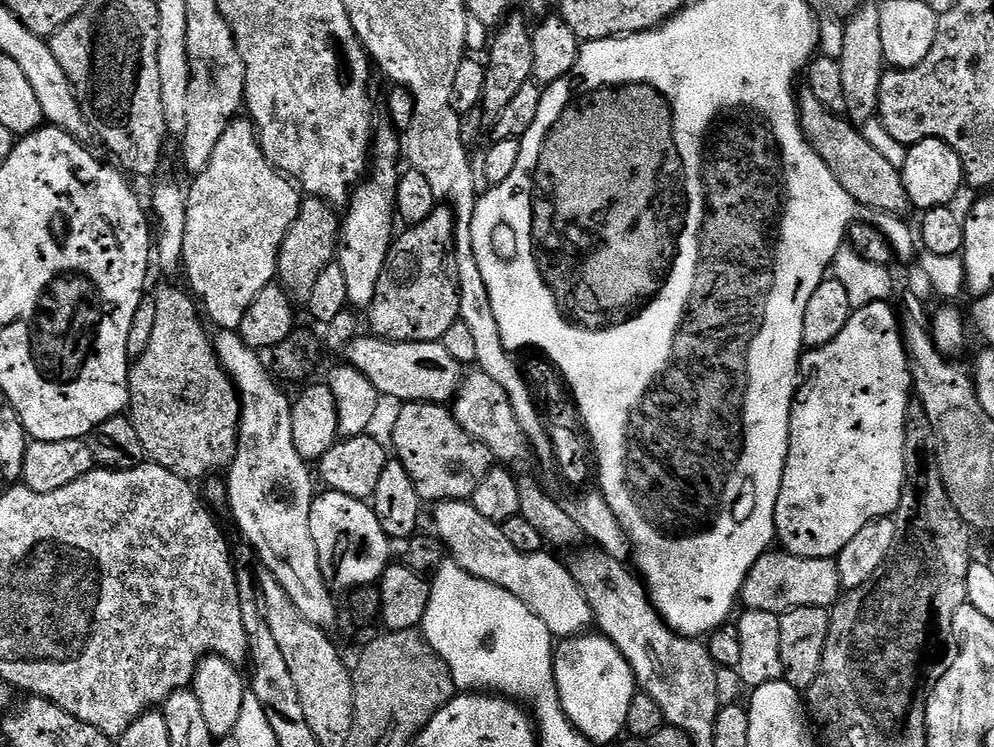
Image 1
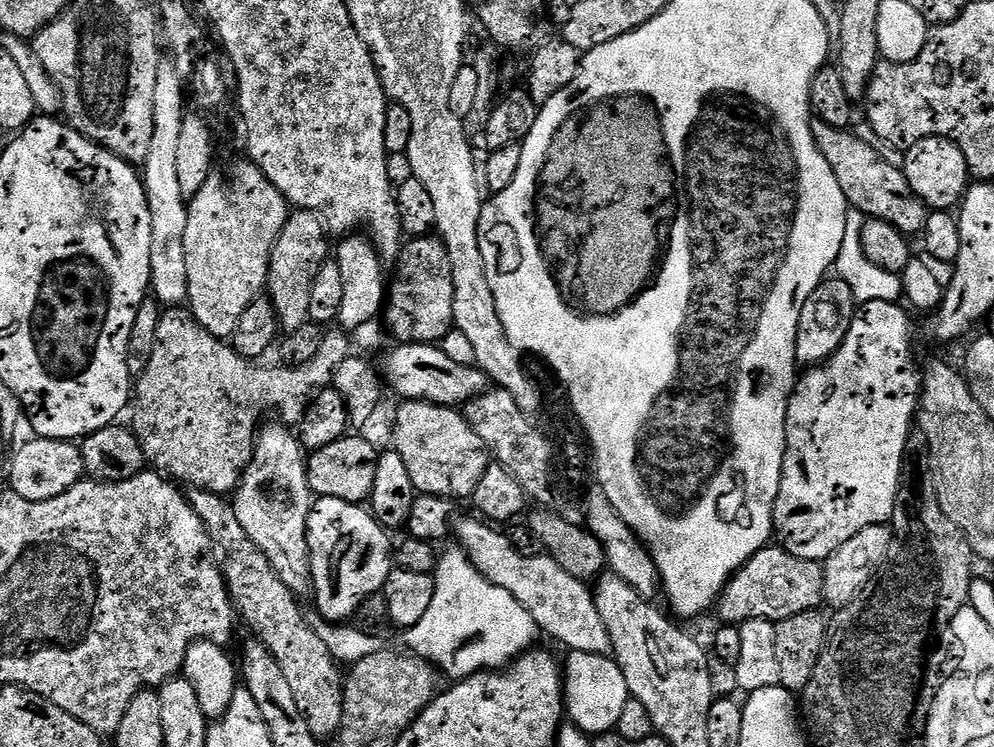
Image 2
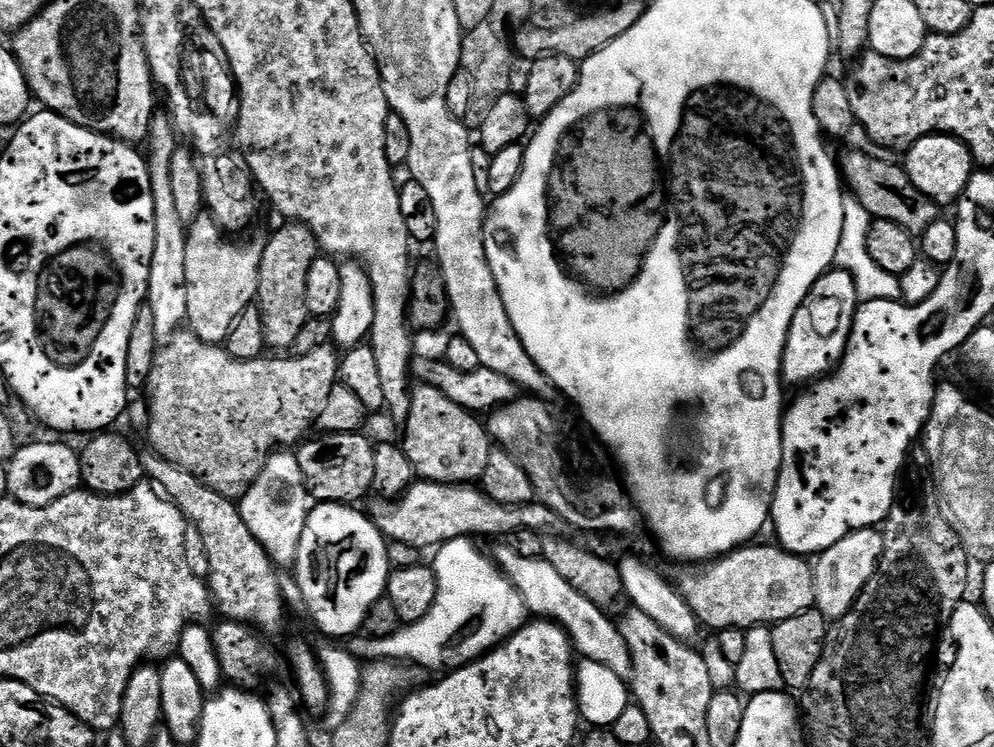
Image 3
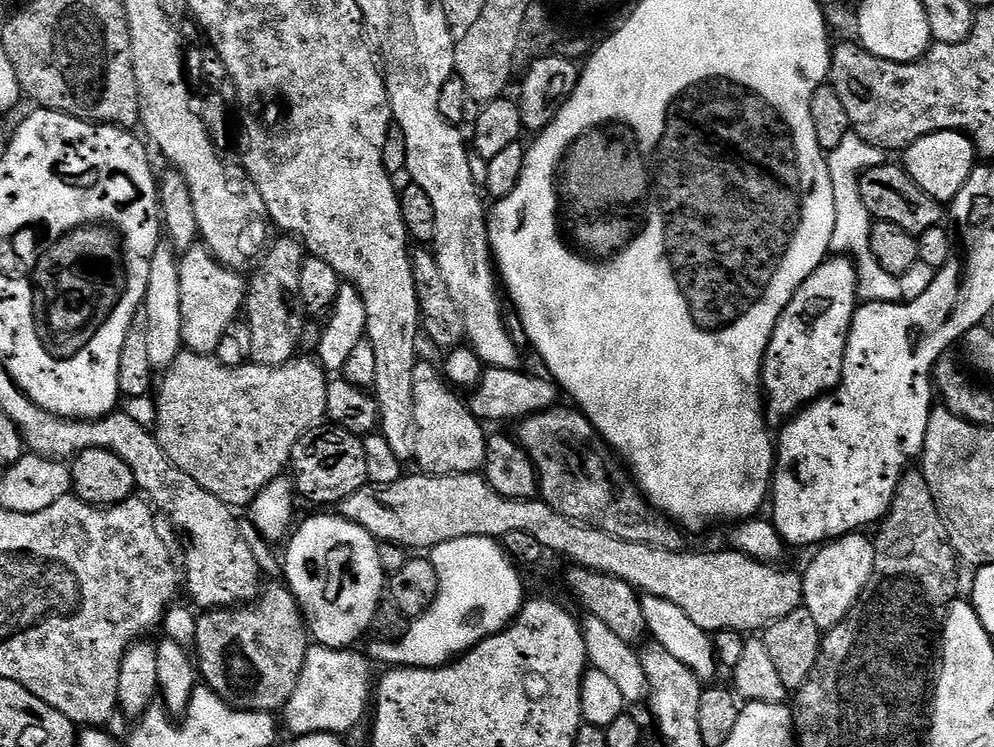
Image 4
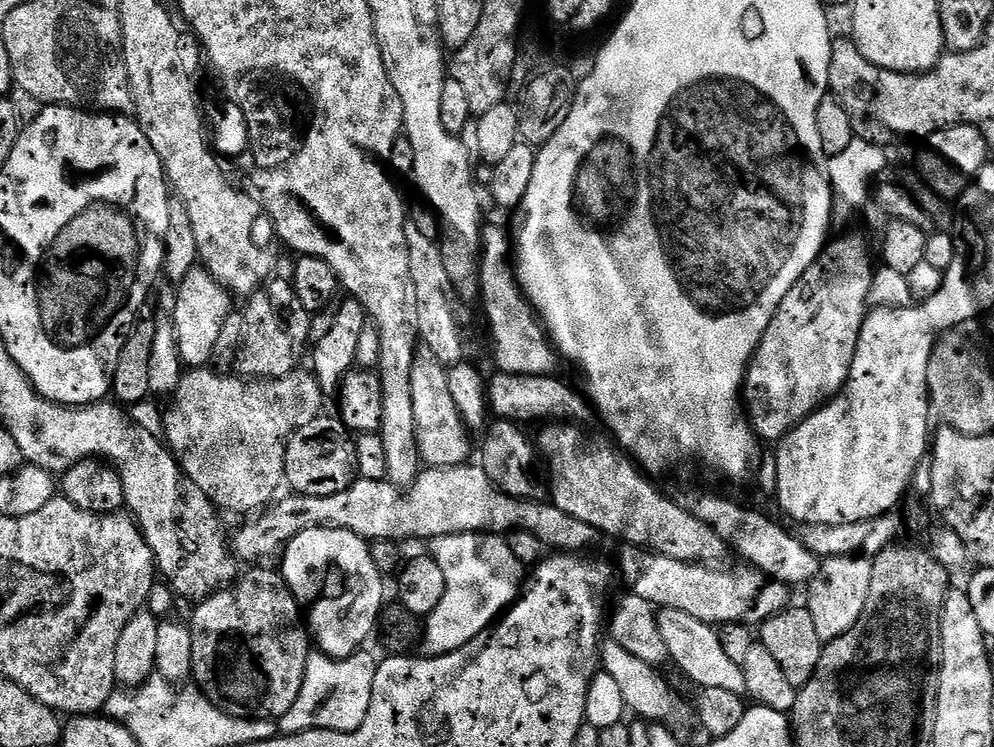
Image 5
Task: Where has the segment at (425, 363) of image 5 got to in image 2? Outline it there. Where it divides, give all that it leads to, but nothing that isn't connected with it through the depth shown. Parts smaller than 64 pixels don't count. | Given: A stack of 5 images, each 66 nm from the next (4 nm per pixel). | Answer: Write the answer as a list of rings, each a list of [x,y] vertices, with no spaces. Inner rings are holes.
[[[404,400],[396,412],[396,425],[392,428],[394,451],[402,454],[410,478],[421,496],[443,496],[453,502],[467,501],[478,490],[478,481],[486,474],[490,453],[486,442],[474,434],[470,422],[466,422],[463,411],[447,408],[441,404],[430,404],[426,400]]]

